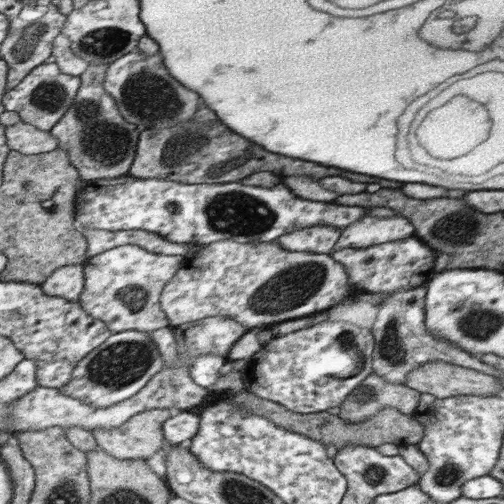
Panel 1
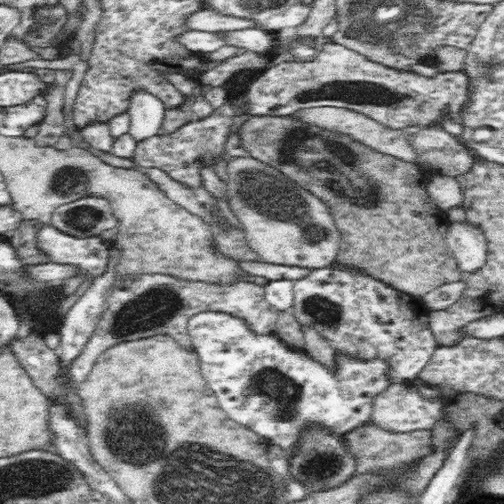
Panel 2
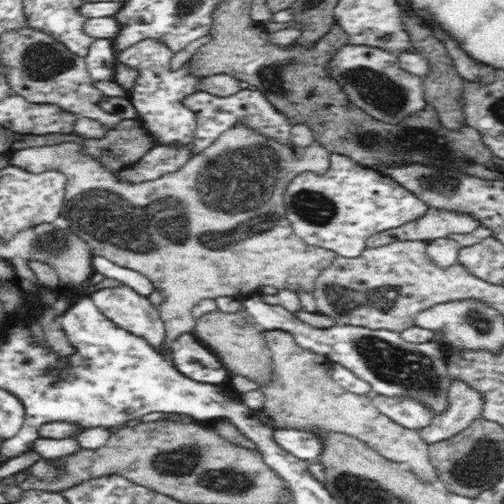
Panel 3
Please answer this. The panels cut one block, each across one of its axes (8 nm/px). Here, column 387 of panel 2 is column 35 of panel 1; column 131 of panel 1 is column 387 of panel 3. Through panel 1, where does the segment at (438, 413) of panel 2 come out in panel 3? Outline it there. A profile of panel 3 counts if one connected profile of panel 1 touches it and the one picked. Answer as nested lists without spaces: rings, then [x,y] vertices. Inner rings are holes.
[[[374,396],[374,406],[382,412],[382,416],[388,416],[396,424],[412,430],[422,430],[432,422],[432,412],[426,404],[420,404],[420,400],[408,398],[408,396]]]

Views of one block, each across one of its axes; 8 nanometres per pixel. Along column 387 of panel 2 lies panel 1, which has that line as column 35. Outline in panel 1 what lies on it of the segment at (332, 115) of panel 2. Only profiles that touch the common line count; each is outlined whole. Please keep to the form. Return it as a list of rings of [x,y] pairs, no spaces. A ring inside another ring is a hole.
[[[13,124],[7,126],[7,146],[11,152],[23,154],[23,156],[37,156],[37,154],[49,154],[51,150],[59,150],[57,138],[51,136],[47,130],[39,130],[33,124]]]

